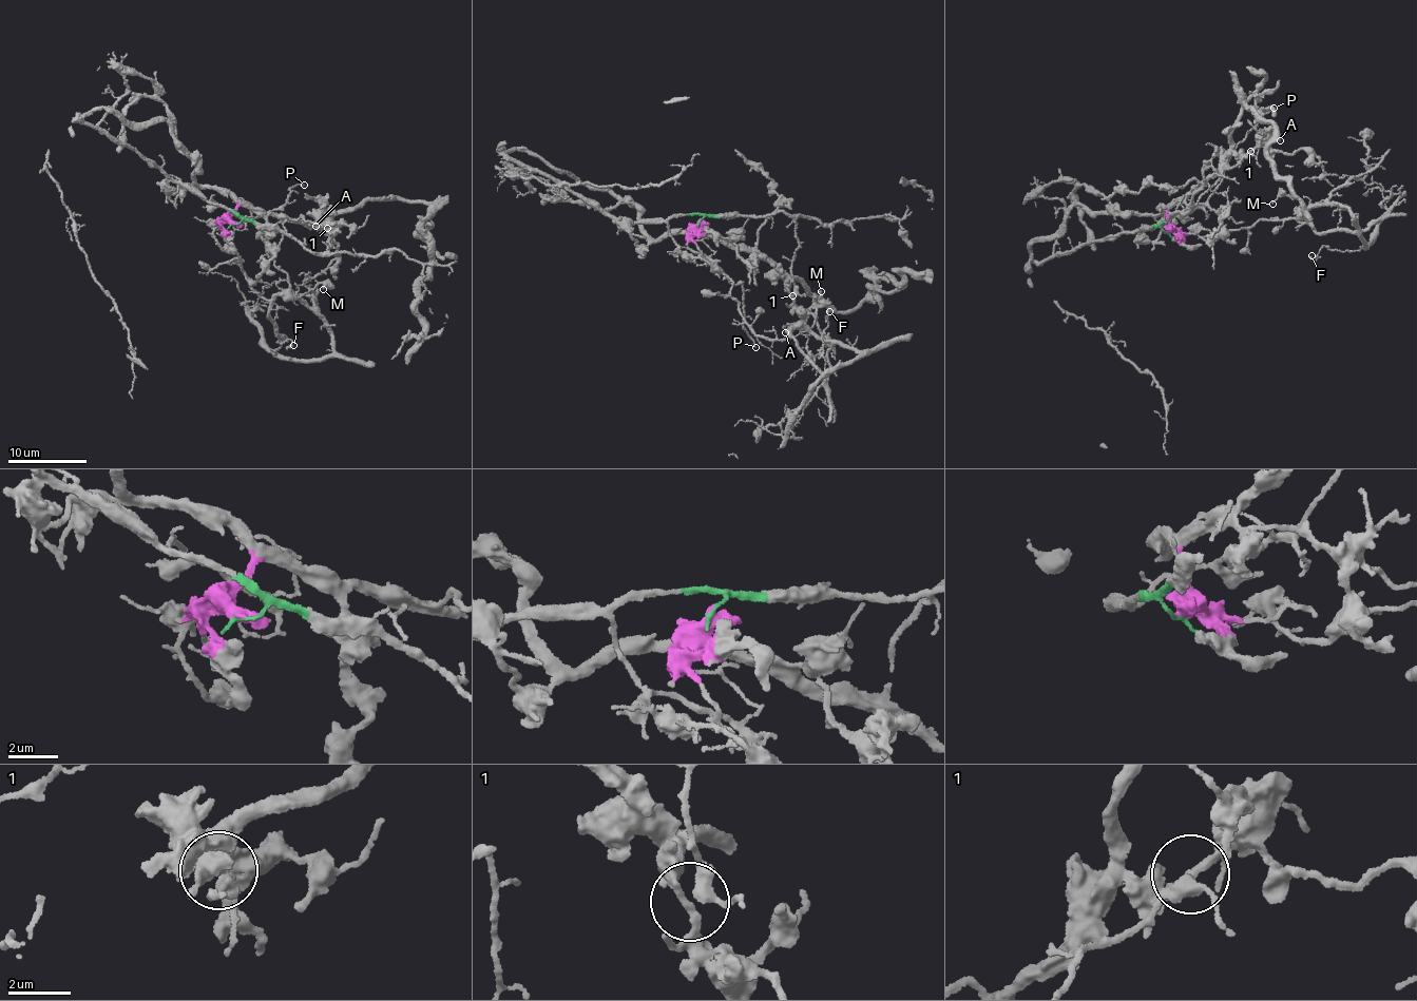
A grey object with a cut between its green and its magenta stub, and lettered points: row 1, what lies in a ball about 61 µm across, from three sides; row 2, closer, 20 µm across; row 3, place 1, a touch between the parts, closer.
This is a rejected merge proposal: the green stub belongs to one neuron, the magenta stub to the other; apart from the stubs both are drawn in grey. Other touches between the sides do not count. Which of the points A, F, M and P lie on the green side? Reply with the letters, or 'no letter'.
P

